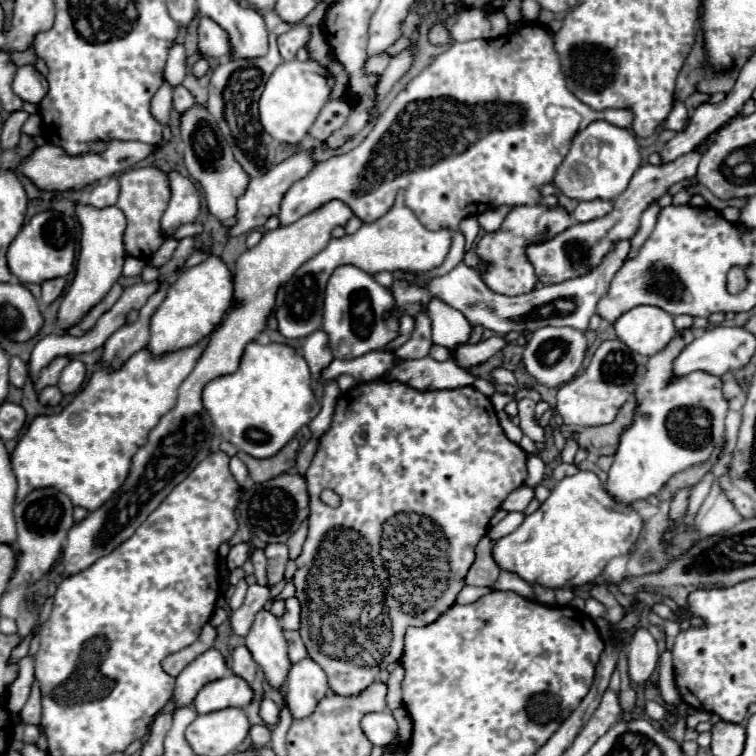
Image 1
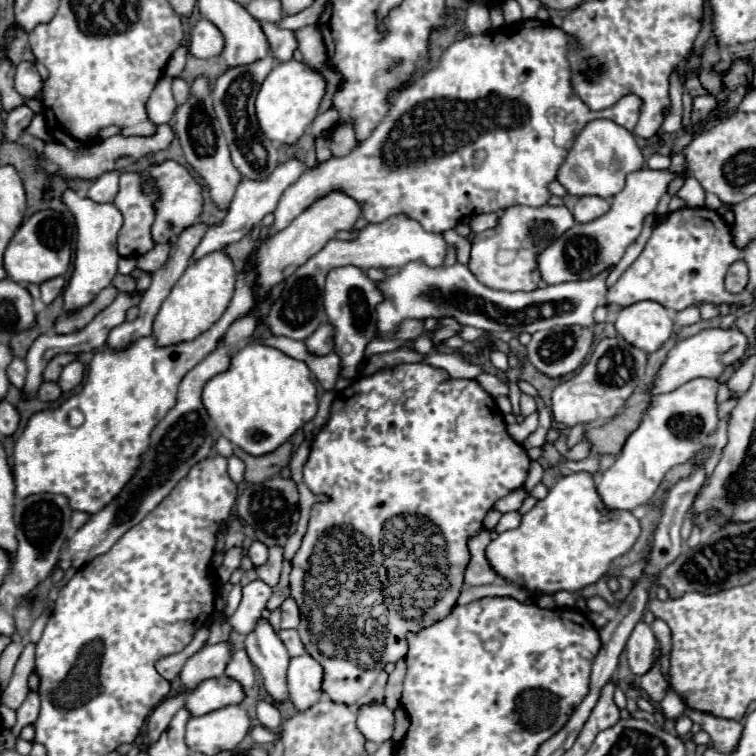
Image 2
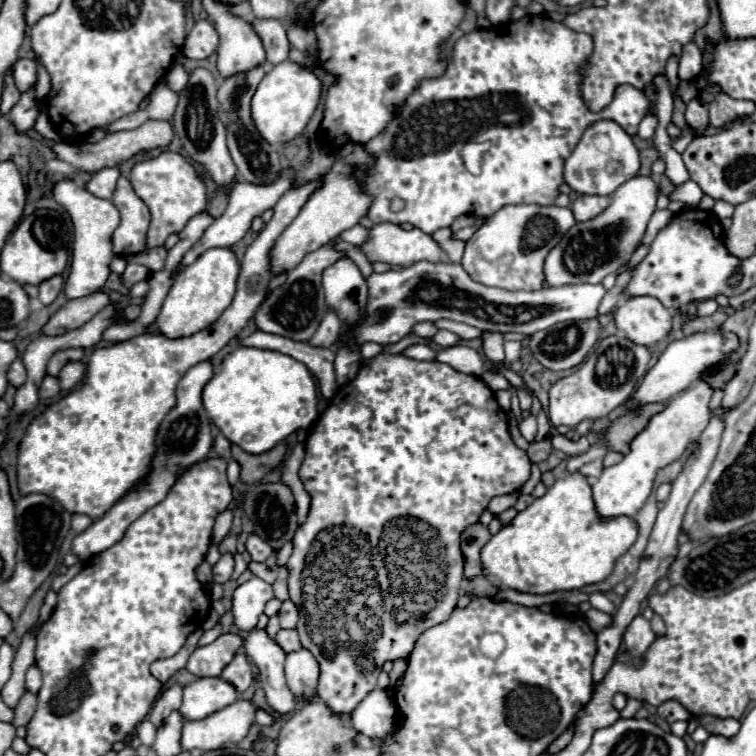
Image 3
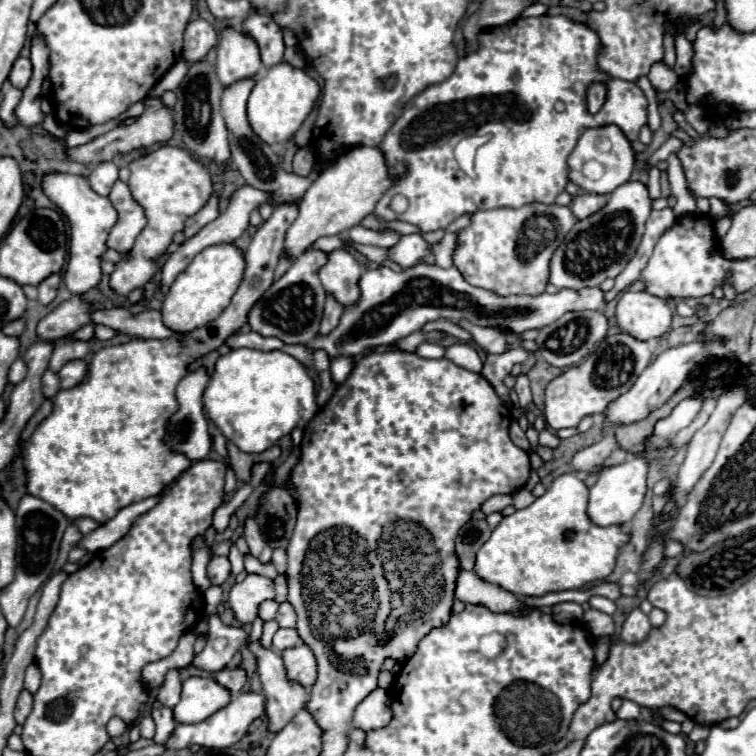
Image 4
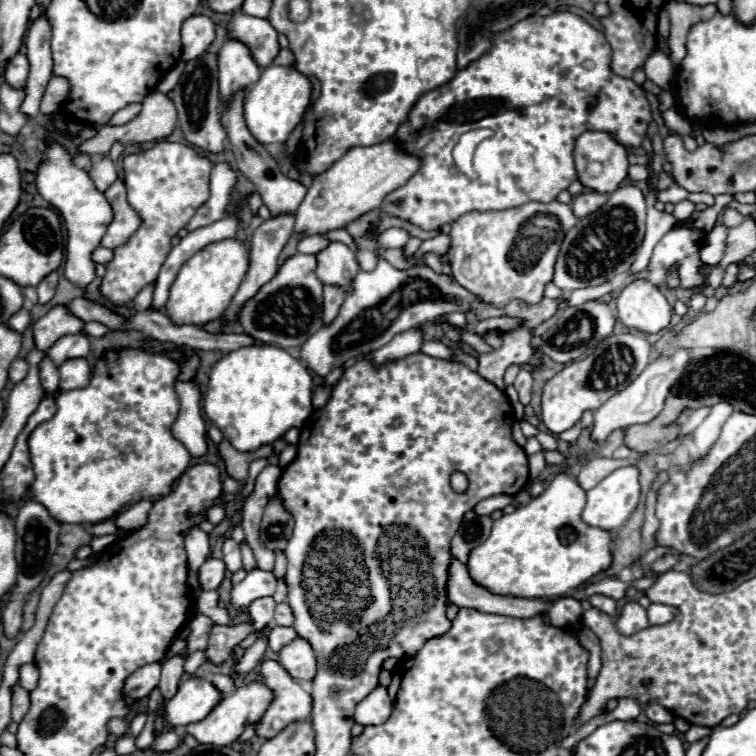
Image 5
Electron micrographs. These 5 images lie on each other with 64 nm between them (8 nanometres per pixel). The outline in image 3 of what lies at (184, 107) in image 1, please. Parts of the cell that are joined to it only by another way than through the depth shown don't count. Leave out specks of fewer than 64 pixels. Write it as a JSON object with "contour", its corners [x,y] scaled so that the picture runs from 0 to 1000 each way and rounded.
{"contour":[[[230,85],[225,90],[225,95],[220,98],[220,106],[222,106],[222,114],[230,119],[230,122],[241,122],[243,119],[243,111],[249,111],[249,98],[246,93],[241,90],[241,85]]]}

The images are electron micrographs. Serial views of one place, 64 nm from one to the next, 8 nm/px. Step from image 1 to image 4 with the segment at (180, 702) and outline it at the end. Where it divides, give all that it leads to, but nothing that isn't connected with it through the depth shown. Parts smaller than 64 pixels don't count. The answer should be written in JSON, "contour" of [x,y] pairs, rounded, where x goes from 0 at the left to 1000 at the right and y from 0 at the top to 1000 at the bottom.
{"contour":[[[288,812],[272,815],[272,823],[275,823],[275,852],[265,865],[257,865],[254,881],[275,892],[286,892],[294,884],[299,884],[307,868],[317,860],[317,854],[325,852],[325,836],[323,831],[296,828]]]}

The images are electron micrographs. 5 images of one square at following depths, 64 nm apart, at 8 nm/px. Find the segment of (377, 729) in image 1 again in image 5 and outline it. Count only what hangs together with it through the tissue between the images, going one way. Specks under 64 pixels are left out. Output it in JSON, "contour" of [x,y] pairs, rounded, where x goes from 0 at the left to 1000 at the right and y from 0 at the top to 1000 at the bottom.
{"contour":[[[508,907],[495,910],[474,934],[468,942],[468,955],[479,960],[497,960],[508,958],[519,942],[519,926],[513,921],[513,913]]]}

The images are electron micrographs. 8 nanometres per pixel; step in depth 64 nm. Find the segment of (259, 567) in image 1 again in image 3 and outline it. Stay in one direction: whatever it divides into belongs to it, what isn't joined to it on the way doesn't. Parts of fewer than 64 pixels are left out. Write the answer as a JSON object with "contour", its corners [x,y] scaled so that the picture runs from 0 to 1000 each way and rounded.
{"contour":[[[331,709],[328,712],[325,728],[328,728],[328,733],[333,735],[336,743],[349,743],[360,733],[360,725],[347,712],[341,712],[341,709]]]}

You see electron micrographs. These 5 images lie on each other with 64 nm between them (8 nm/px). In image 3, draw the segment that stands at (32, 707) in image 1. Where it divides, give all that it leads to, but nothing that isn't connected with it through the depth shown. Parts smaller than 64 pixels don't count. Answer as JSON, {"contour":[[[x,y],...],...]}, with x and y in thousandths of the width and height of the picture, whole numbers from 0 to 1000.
{"contour":[[[34,915],[34,918],[29,921],[26,931],[19,937],[19,960],[21,960],[21,963],[24,963],[24,960],[34,960],[37,952],[42,952],[42,947],[45,947],[45,942],[48,942],[48,931],[50,931],[48,918]]]}

